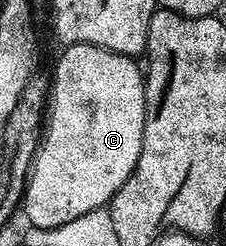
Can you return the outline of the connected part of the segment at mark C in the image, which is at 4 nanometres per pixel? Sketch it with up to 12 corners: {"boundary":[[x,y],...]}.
{"boundary":[[70,44],[23,208],[35,228],[105,208],[135,170],[138,61]]}

